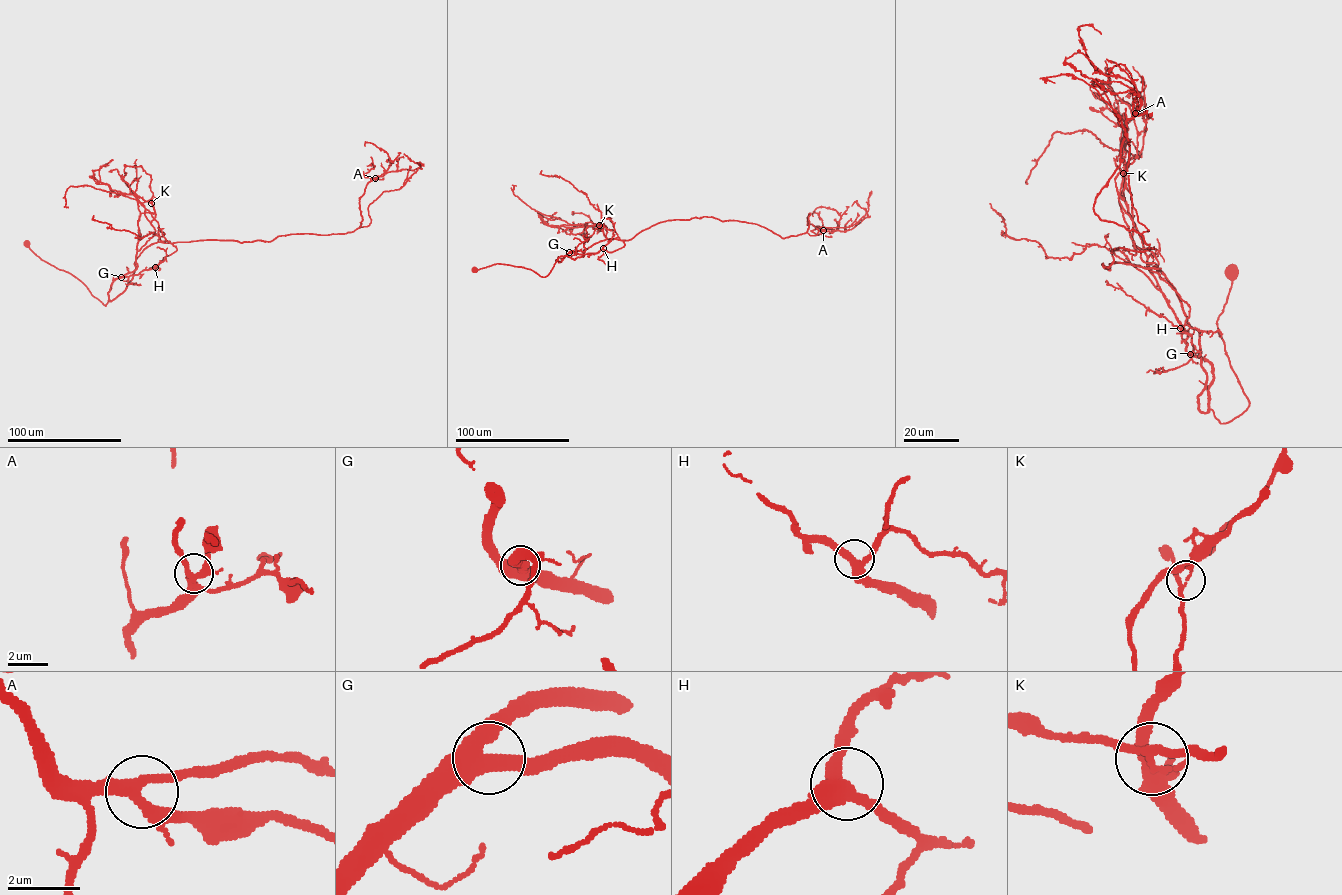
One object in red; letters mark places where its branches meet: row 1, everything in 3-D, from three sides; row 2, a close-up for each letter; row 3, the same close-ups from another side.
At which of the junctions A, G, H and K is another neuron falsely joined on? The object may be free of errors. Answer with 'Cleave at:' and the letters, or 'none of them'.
Cleave at: K

